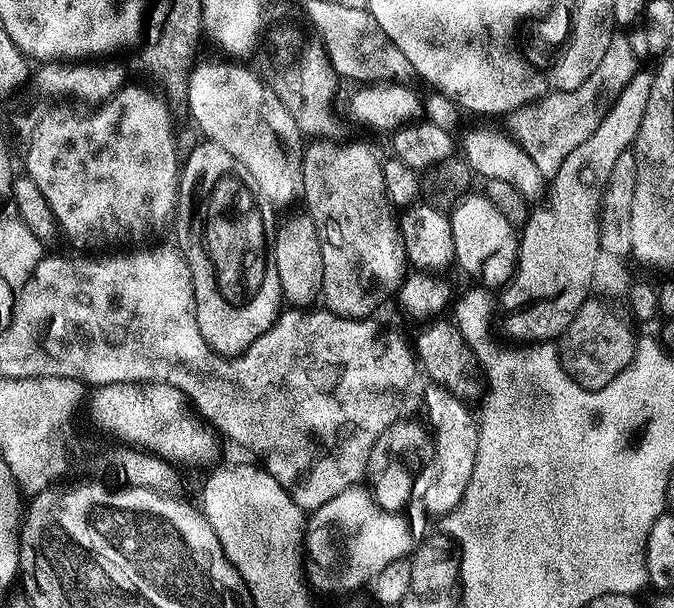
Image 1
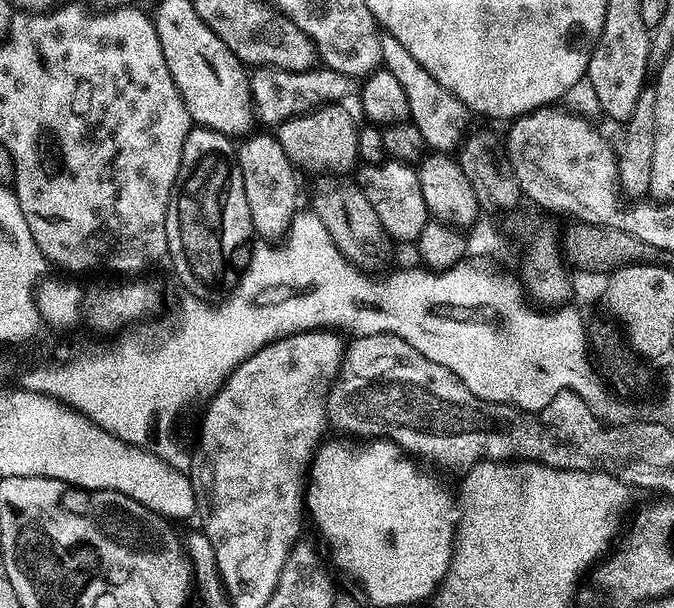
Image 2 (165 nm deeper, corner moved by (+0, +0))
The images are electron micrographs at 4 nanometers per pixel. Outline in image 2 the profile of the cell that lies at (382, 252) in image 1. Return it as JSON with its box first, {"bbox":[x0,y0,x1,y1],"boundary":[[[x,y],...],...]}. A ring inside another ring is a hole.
{"bbox":[275,103,360,176],"boundary":[[[339,103],[313,108],[302,116],[295,116],[282,122],[275,129],[277,142],[286,150],[286,154],[297,169],[308,172],[329,172],[332,176],[340,176],[358,164],[358,134],[360,128],[356,120],[340,108]]]}

